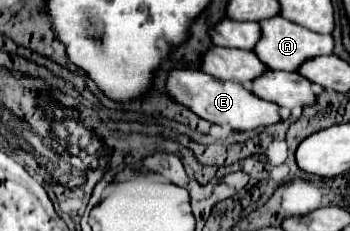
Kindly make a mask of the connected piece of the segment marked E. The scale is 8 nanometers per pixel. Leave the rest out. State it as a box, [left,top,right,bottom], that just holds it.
[166,70,280,130]

